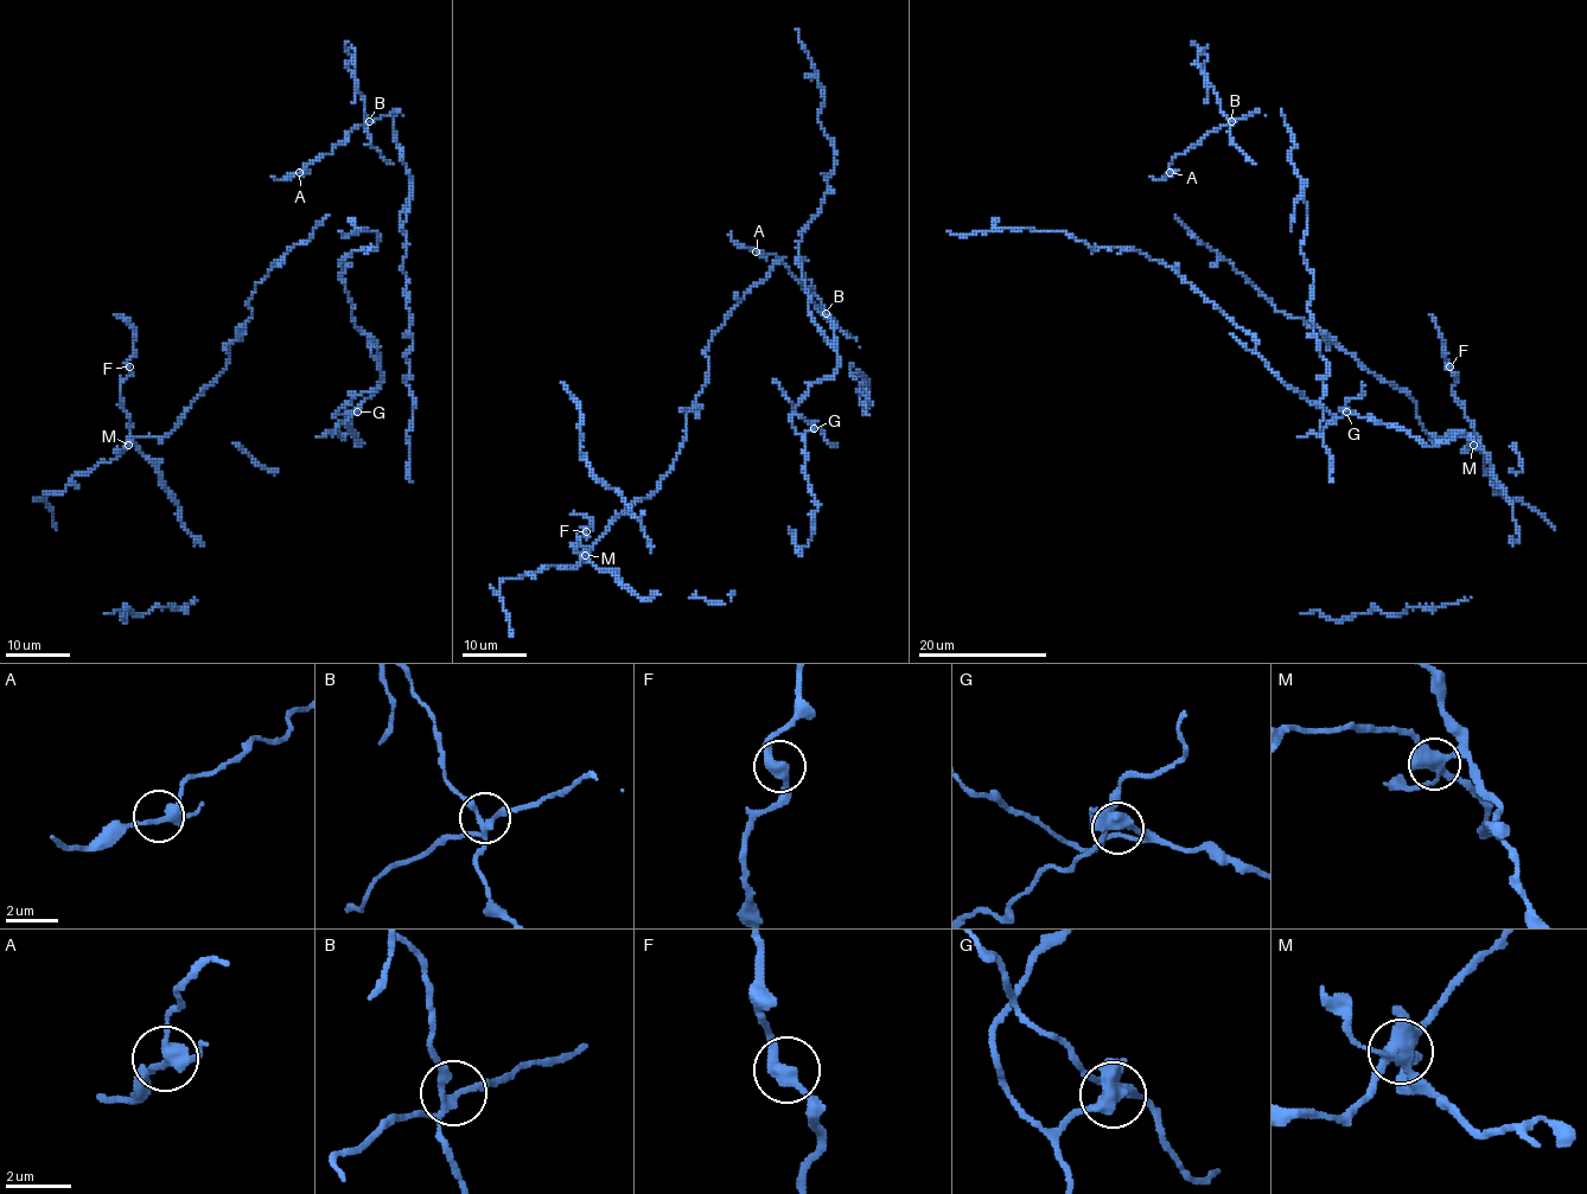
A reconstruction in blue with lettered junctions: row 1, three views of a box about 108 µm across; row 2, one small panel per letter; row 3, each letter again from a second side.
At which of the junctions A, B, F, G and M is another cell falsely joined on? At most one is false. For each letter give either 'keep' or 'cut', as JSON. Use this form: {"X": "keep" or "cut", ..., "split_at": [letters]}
{"A": "keep", "B": "keep", "F": "keep", "G": "keep", "M": "cut", "split_at": ["M"]}

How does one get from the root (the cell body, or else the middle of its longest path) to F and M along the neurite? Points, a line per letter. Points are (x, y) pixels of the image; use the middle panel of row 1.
F: (721, 327), (673, 467), (649, 497), (611, 522), (587, 560), (578, 536), (586, 531)
M: (721, 327), (711, 336), (706, 382), (686, 414), (686, 440), (673, 467), (649, 497), (611, 522), (586, 555)

